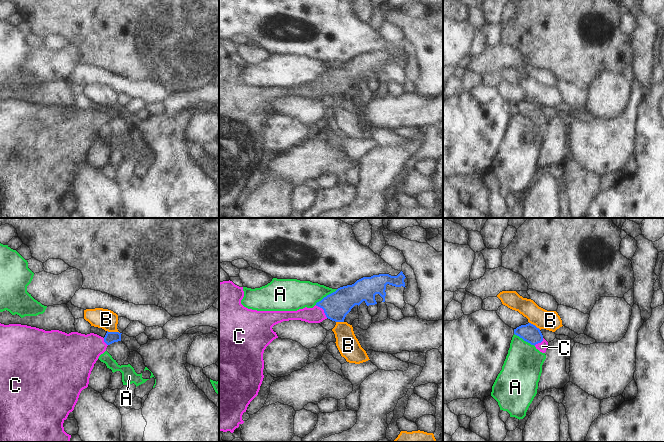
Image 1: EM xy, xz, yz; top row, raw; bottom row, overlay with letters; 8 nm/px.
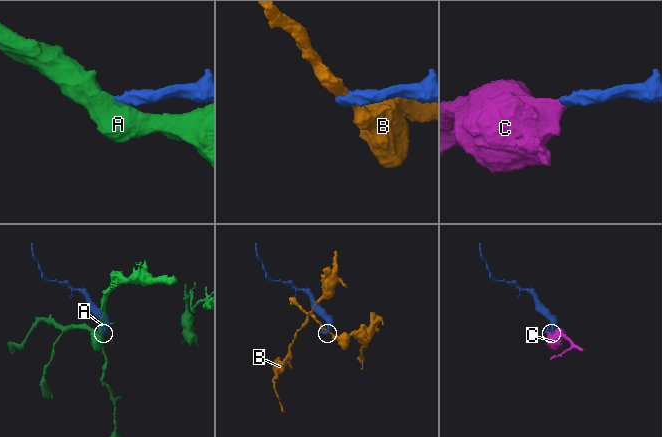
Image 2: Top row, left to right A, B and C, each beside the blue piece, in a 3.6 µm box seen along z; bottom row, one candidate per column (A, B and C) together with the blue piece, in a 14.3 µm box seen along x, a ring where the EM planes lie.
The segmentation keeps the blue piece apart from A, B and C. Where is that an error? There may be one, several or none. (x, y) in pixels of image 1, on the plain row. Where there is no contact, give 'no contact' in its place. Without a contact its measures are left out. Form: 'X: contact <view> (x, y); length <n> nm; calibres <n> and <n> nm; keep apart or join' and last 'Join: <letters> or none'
A: contact xz (327, 71); length 220 nm; calibres 220 and 240 nm; keep apart
B: contact xy (113, 108); length 110 nm; calibres 90 and 160 nm; keep apart
C: contact xz (323, 85); length 140 nm; calibres 220 and 130 nm; join
Join: C

